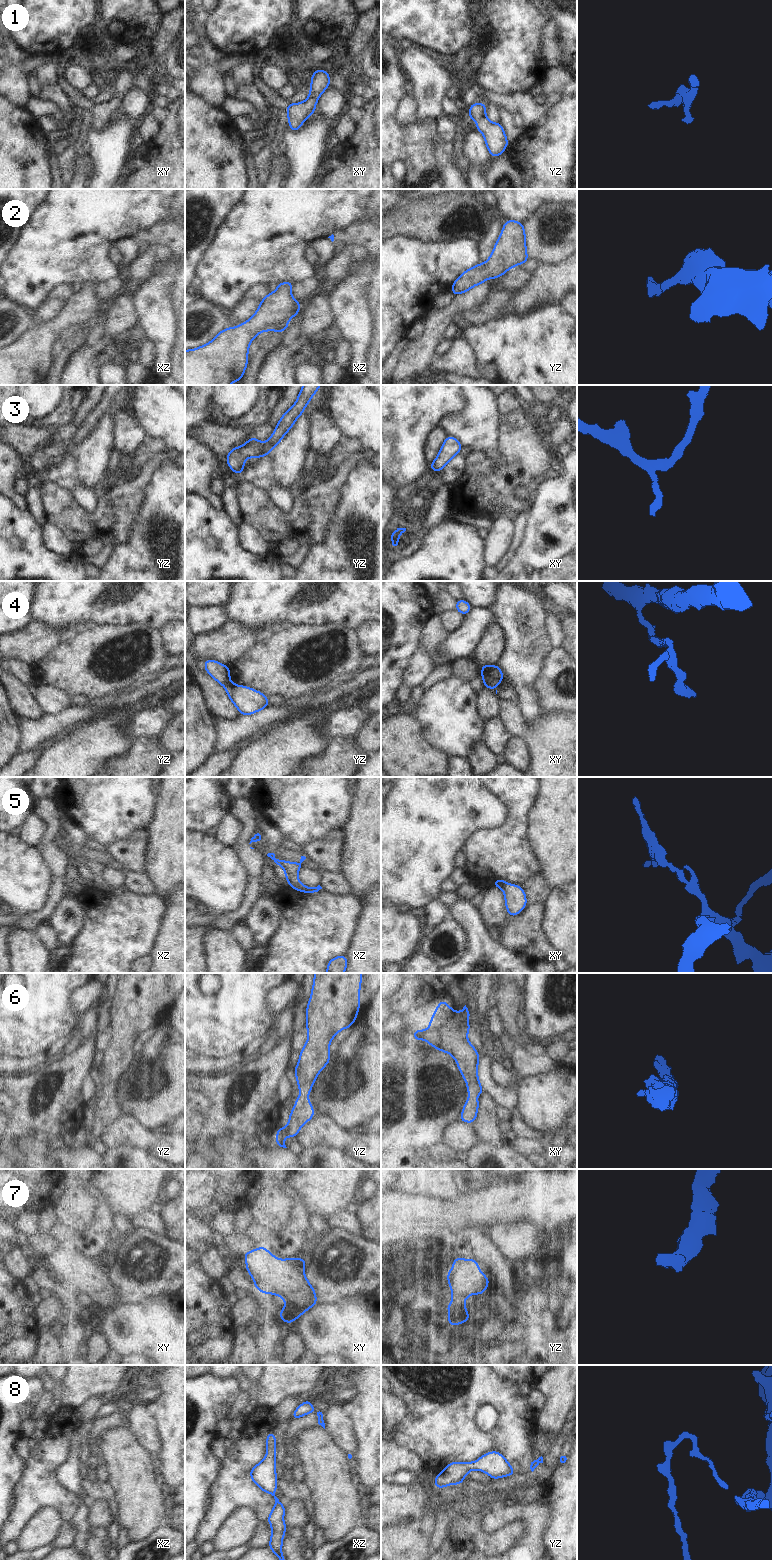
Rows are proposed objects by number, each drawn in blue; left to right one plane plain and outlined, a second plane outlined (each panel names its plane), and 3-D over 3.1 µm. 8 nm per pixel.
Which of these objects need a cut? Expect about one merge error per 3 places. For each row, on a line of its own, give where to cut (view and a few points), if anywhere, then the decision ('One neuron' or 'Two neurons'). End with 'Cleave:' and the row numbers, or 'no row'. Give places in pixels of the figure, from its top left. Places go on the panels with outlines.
1: No split. One neuron
2: No split. One neuron
3: No split. One neuron
4: Split along yz (229, 681), (224, 686). Two neurons
5: Split along xz (311, 888), (307, 892). Two neurons
6: No split. One neuron
7: No split. One neuron
8: No split. One neuron
Cleave: 4, 5.

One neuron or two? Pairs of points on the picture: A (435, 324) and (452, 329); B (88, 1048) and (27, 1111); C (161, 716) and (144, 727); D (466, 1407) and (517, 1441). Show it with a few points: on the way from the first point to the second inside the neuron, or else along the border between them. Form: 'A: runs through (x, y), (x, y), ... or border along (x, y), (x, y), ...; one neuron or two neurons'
A: border along (451, 322), (442, 335); two neurons
B: runs through (73, 1068), (64, 1077), (60, 1089), (47, 1109); one neuron
C: runs through (157, 718), (148, 723); one neuron
D: runs through (466, 1424), (482, 1440), (500, 1440); one neuron

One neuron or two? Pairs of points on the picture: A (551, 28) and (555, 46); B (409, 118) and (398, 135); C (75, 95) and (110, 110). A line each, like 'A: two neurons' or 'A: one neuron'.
A: one neuron
B: two neurons
C: one neuron

